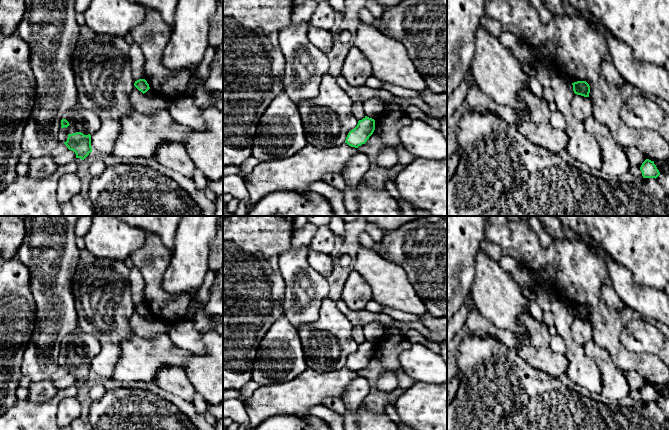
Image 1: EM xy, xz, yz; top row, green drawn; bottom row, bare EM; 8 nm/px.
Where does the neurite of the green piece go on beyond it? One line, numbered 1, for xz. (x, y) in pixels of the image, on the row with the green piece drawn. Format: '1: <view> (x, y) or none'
1: none

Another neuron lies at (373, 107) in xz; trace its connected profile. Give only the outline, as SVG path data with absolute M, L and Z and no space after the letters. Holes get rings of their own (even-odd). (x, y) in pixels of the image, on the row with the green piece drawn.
M371 98L363 102L363 111L365 116L375 120L378 115L385 111L385 105L379 98Z

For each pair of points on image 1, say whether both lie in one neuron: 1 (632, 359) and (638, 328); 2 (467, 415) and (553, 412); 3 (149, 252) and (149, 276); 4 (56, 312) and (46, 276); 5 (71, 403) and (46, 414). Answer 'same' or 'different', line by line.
1: different
2: same
3: same
4: same
5: different

